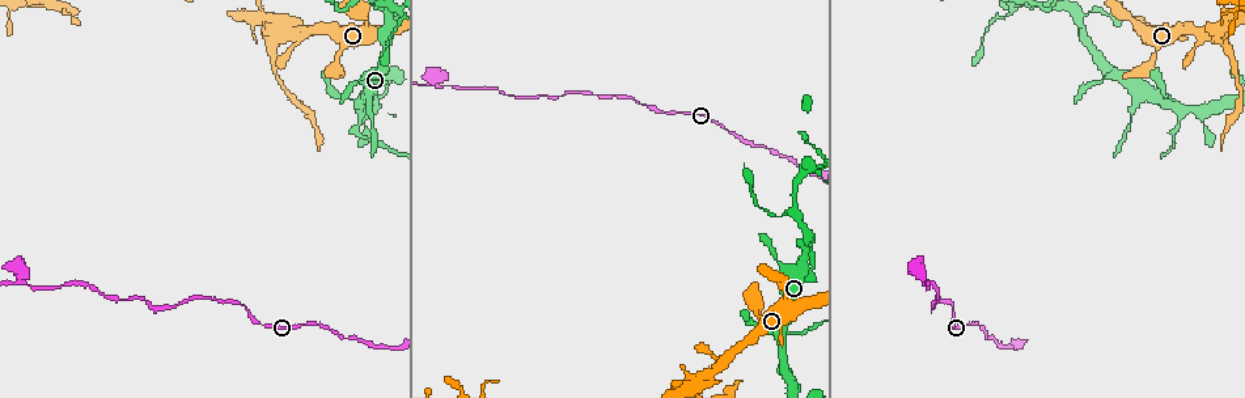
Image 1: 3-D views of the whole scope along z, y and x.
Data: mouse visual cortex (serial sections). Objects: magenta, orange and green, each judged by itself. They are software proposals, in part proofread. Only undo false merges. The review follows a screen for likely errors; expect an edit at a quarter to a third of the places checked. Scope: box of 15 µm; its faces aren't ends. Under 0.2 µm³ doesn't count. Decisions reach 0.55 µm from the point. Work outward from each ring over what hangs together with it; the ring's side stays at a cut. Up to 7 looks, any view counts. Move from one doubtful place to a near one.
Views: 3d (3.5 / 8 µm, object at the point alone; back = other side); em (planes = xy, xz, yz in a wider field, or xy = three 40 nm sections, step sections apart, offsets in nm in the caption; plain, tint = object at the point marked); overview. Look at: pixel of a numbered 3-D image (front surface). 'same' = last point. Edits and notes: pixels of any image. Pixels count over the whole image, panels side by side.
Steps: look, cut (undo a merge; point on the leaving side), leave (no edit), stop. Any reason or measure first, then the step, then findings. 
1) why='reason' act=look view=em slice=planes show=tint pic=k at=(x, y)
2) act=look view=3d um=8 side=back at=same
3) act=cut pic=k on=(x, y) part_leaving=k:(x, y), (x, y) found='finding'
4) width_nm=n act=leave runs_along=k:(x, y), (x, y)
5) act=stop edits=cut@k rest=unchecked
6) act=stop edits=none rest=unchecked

why='sharp bend' act=look view=3d um=3.5 pic=1 at=(1174, 132)

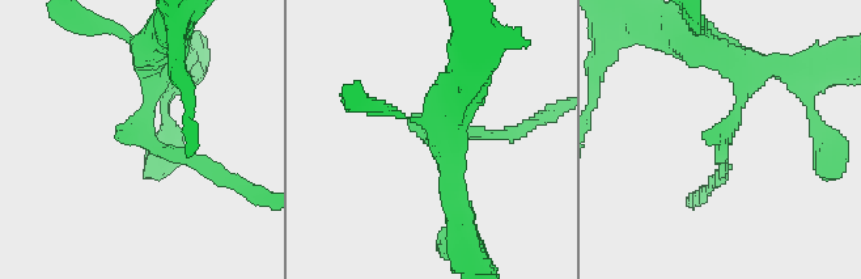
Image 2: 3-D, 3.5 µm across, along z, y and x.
arm_widths_nm=150,350 act=look view=em slice=planes show=plain pic=2 at=(725, 132)

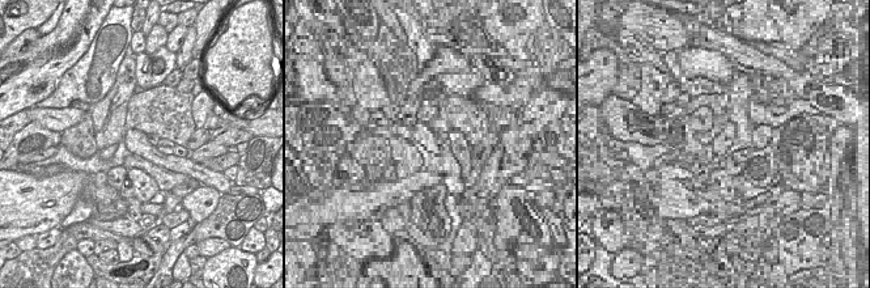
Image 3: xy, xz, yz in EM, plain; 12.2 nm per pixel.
act=look view=em slice=planes show=tint at=same

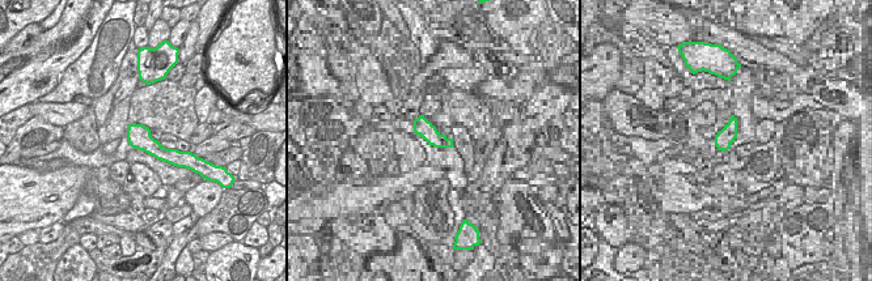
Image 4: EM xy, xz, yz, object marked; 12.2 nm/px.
act=leave runs_along=2:(151, 62), (143, 134), (219, 174) found='continuous, no second cell'

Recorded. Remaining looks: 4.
why='arms part here' act=look view=3d um=3.5 pic=1 at=(261, 14)

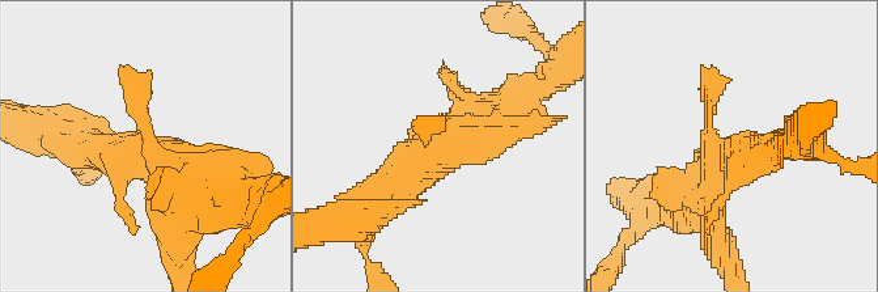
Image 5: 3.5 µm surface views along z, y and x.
act=look view=em slice=xy step=3 show=tint pic=5 at=(150, 146)

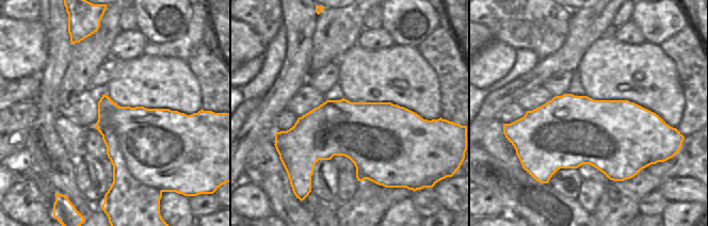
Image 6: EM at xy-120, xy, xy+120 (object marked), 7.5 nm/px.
act=cut pic=5 on=(161, 241) part_leaving=5:(204, 212), (189, 216), (181, 273) found='a second cell is stuck on'

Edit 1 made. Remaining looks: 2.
act=stop edits=cut@5 rest=unchecked

